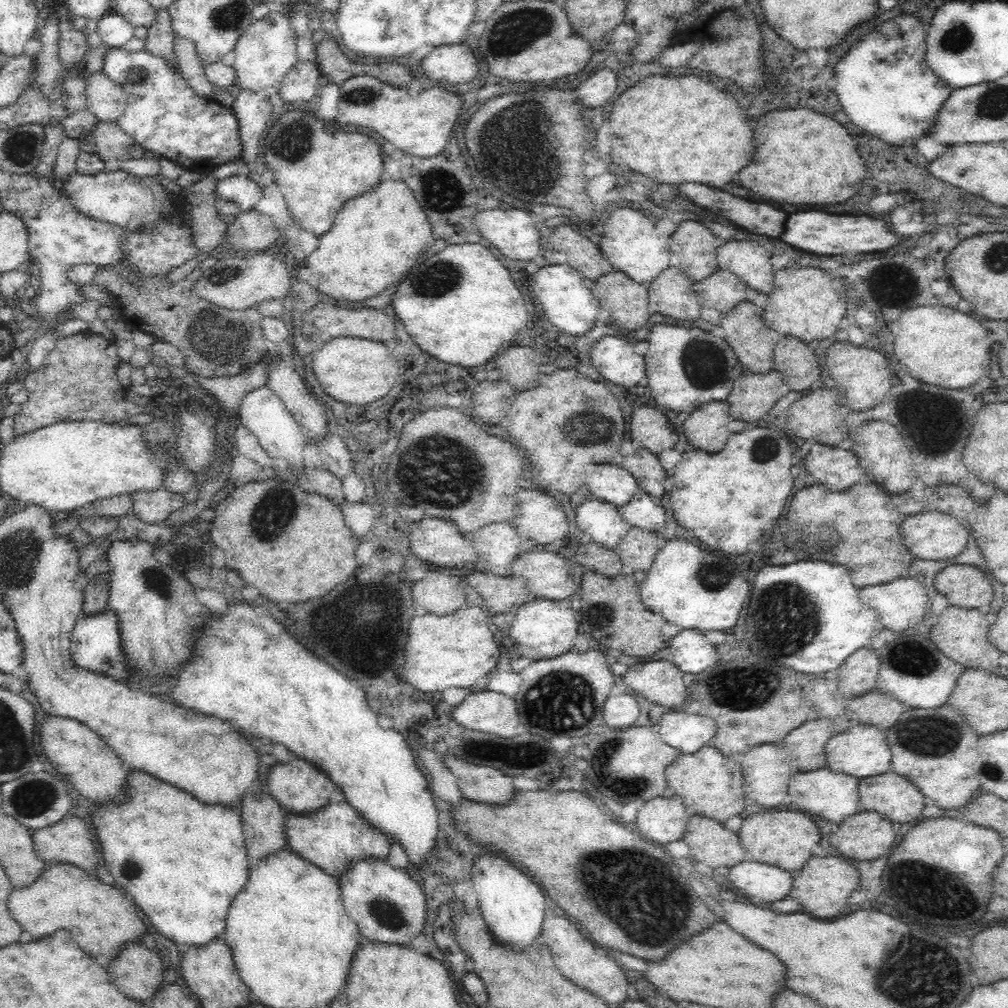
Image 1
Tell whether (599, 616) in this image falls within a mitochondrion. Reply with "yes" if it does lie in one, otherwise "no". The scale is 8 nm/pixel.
yes

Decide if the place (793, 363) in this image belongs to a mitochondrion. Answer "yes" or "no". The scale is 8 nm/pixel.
no

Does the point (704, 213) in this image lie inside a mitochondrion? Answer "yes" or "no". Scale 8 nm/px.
no

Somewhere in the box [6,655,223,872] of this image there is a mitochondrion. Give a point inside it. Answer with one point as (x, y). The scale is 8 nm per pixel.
(36, 797)

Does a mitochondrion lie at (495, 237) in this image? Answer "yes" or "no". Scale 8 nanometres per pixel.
no

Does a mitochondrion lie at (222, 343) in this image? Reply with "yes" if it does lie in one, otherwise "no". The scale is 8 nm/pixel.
yes

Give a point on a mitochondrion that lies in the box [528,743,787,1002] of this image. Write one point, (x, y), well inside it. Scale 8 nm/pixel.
(632, 890)

